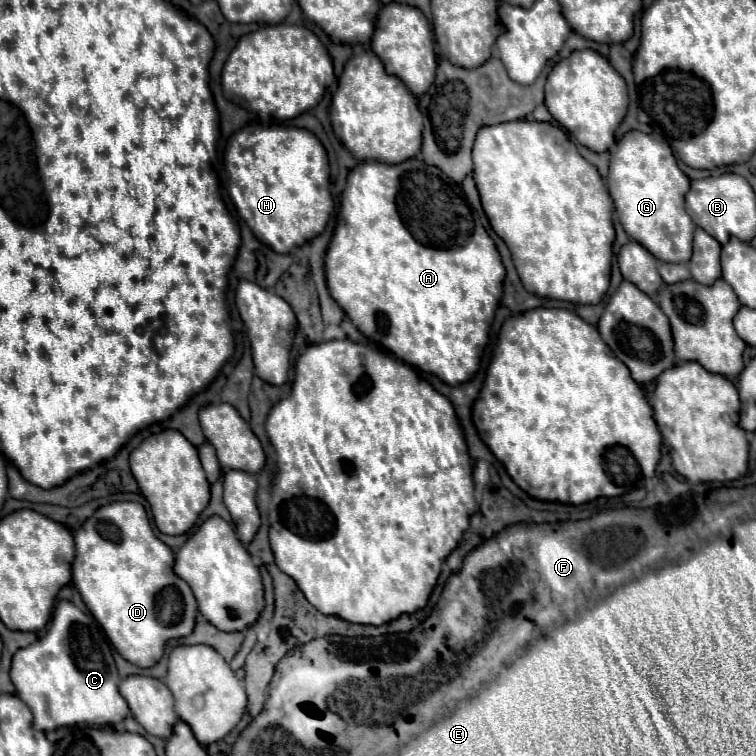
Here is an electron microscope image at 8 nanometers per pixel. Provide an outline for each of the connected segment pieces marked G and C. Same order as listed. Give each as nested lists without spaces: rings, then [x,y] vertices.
[[[630,131],[626,133],[620,143],[616,145],[616,153],[610,161],[610,173],[606,177],[606,185],[610,191],[610,197],[614,201],[618,219],[624,227],[624,231],[644,245],[658,261],[664,263],[688,263],[692,257],[692,237],[694,237],[694,223],[690,215],[684,209],[684,193],[688,193],[690,179],[686,173],[678,167],[676,157],[668,145],[668,141],[652,134]]]
[[[58,601],[50,629],[36,643],[18,649],[12,657],[10,679],[16,695],[30,707],[36,729],[54,731],[72,725],[112,727],[130,713],[128,703],[118,693],[118,671],[110,651],[110,643],[88,613],[82,613],[70,601]]]

